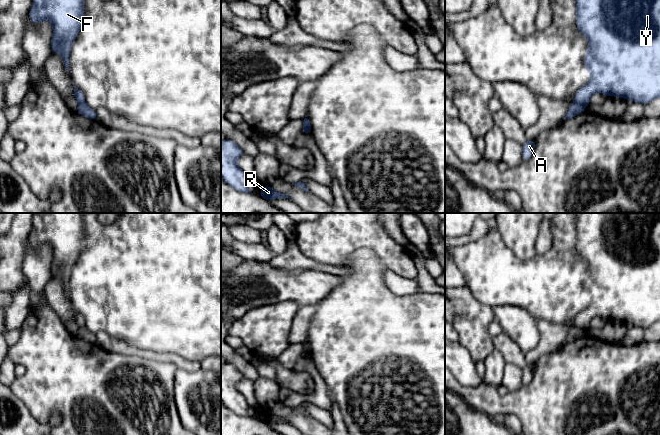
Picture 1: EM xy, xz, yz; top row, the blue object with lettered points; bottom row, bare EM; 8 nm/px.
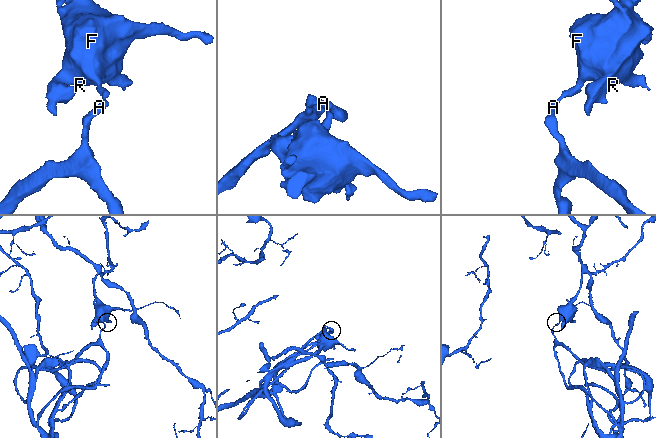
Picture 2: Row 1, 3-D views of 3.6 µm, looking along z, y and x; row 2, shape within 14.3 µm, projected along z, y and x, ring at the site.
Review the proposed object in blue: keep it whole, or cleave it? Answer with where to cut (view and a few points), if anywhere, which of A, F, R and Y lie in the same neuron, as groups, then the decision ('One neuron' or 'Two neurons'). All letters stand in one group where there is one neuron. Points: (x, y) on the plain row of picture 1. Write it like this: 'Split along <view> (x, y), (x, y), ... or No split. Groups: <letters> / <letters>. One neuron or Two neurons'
Split along yz (574, 325), (584, 332). Groups: A / F R Y. Two neurons

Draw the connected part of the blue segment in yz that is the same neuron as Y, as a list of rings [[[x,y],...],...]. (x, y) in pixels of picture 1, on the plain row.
[[[575,213],[576,220],[576,249],[579,255],[587,261],[588,274],[584,280],[584,290],[591,298],[590,305],[581,311],[574,326],[584,332],[589,329],[594,317],[601,317],[608,321],[616,320],[632,323],[635,327],[647,328],[660,321],[660,213]]]

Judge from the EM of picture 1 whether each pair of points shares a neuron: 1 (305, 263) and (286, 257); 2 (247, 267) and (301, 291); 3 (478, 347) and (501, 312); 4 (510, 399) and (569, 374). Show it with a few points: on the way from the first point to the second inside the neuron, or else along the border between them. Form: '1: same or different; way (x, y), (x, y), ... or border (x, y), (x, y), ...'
1: same; way (300, 261), (291, 259)
2: same; way (260, 273), (263, 273), (275, 285), (288, 285)
3: different; border (492, 308), (495, 317)
4: same; way (525, 399), (544, 399), (554, 389)

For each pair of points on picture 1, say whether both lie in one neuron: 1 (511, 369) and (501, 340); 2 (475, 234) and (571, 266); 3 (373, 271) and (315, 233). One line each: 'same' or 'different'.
1: different
2: different
3: different

